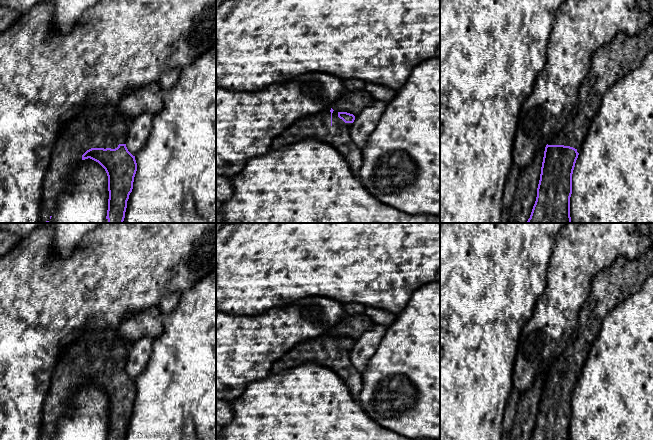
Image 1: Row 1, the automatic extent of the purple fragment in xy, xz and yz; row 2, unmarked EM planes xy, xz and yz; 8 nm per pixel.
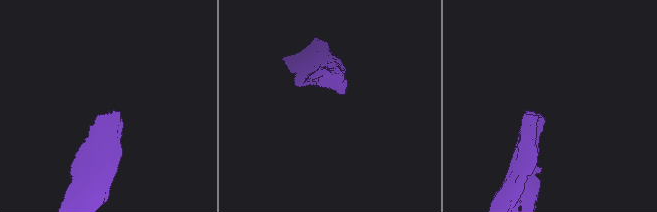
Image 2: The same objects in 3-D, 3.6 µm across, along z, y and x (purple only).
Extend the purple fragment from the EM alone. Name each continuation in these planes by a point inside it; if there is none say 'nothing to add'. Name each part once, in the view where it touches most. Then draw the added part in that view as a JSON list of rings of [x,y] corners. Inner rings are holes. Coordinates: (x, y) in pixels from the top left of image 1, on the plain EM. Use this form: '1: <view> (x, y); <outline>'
1: xy (95, 350); [[[84,328],[79,336],[60,354],[57,366],[51,377],[49,392],[43,405],[44,430],[41,440],[51,440],[57,424],[72,408],[74,394],[79,389],[82,379],[91,372],[115,373],[119,368],[126,368],[127,358],[133,347],[133,342],[123,338],[119,330],[111,328]]]

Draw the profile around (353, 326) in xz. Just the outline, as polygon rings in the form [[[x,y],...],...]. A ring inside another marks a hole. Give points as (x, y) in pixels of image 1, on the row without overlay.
[[[365,313],[358,315],[345,314],[343,319],[333,326],[331,332],[336,336],[347,336],[355,341],[375,325]]]

